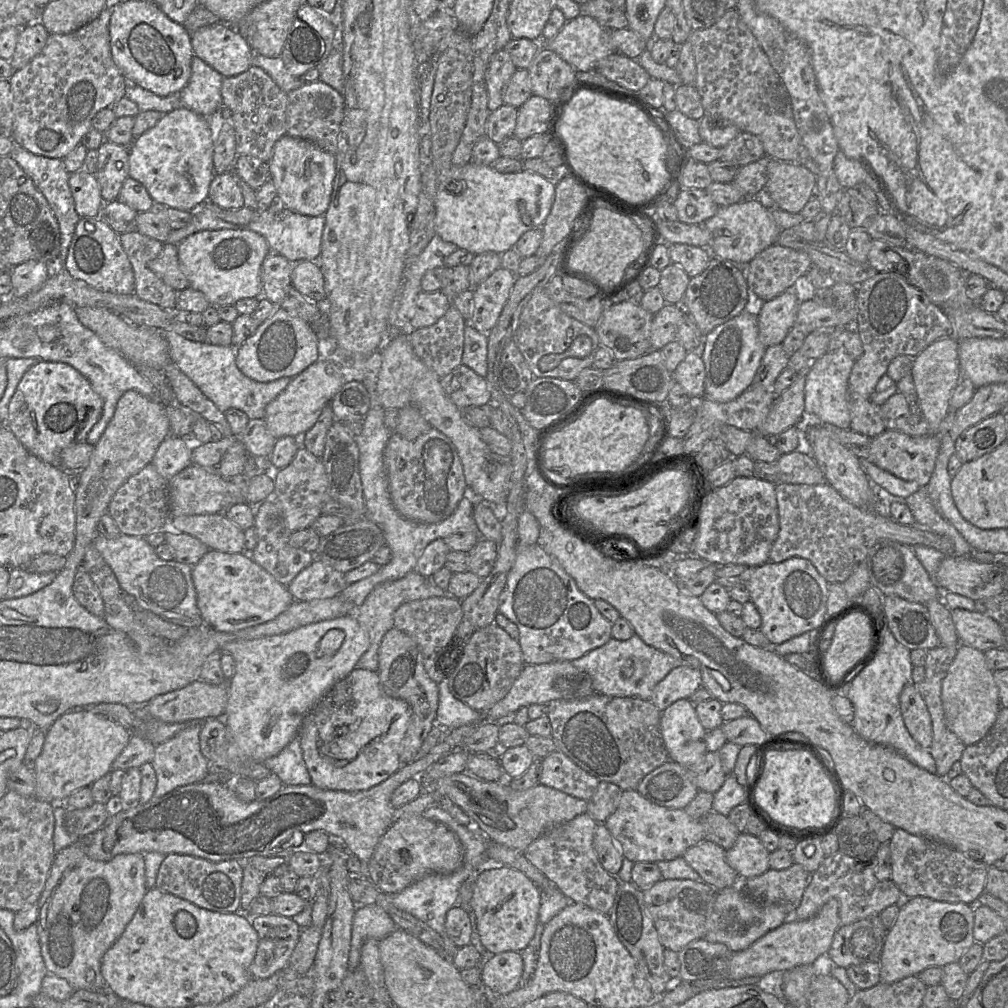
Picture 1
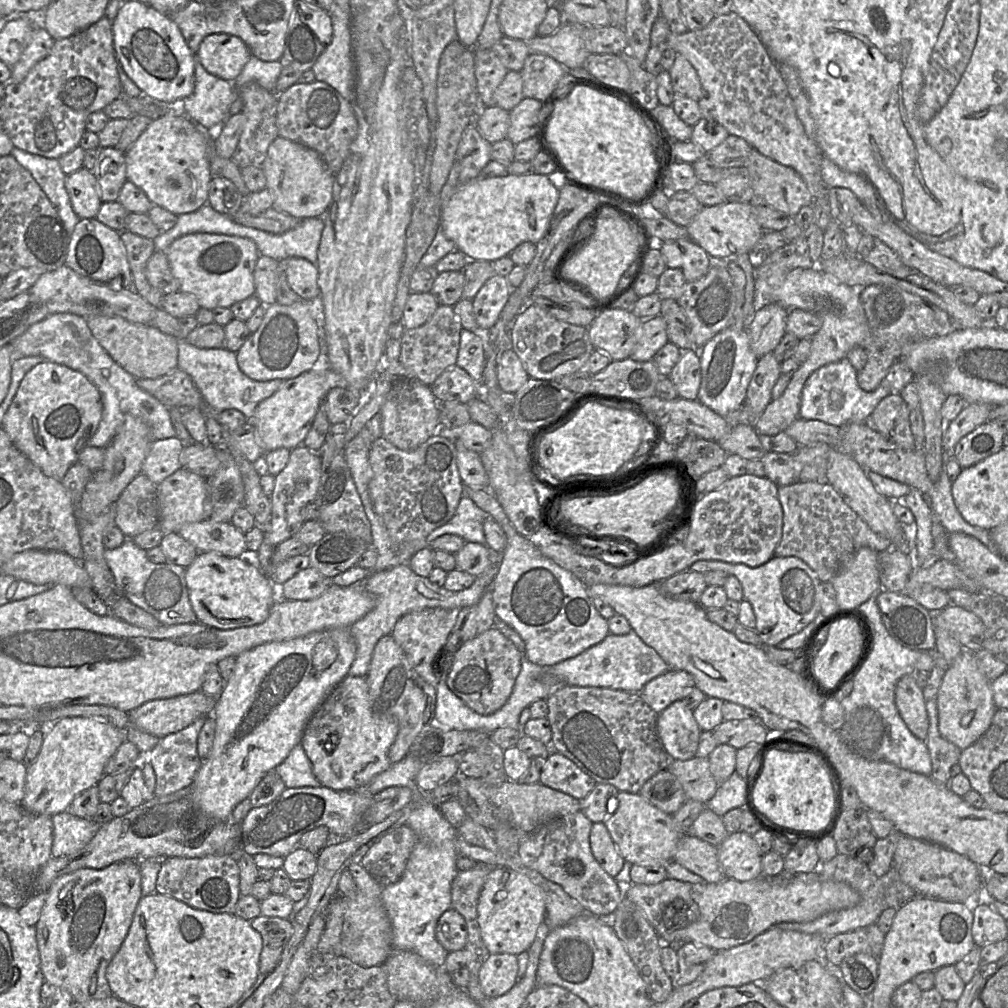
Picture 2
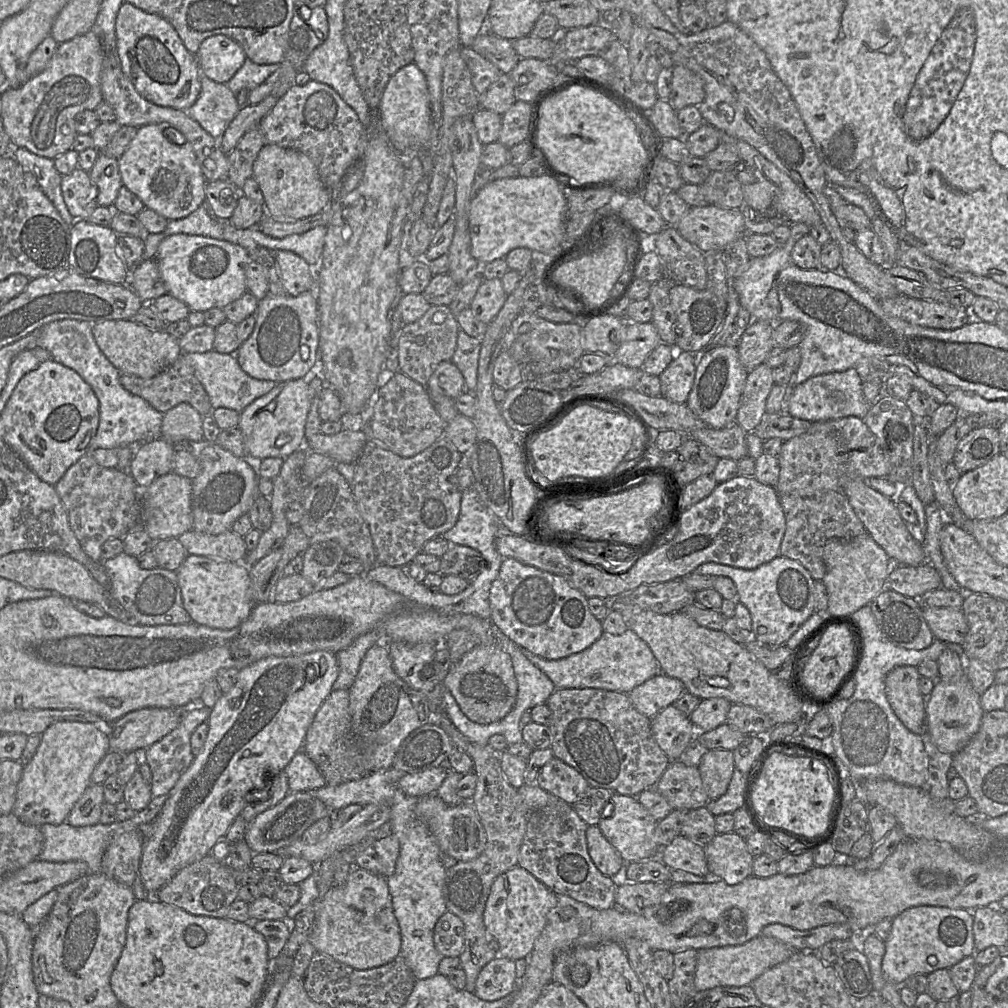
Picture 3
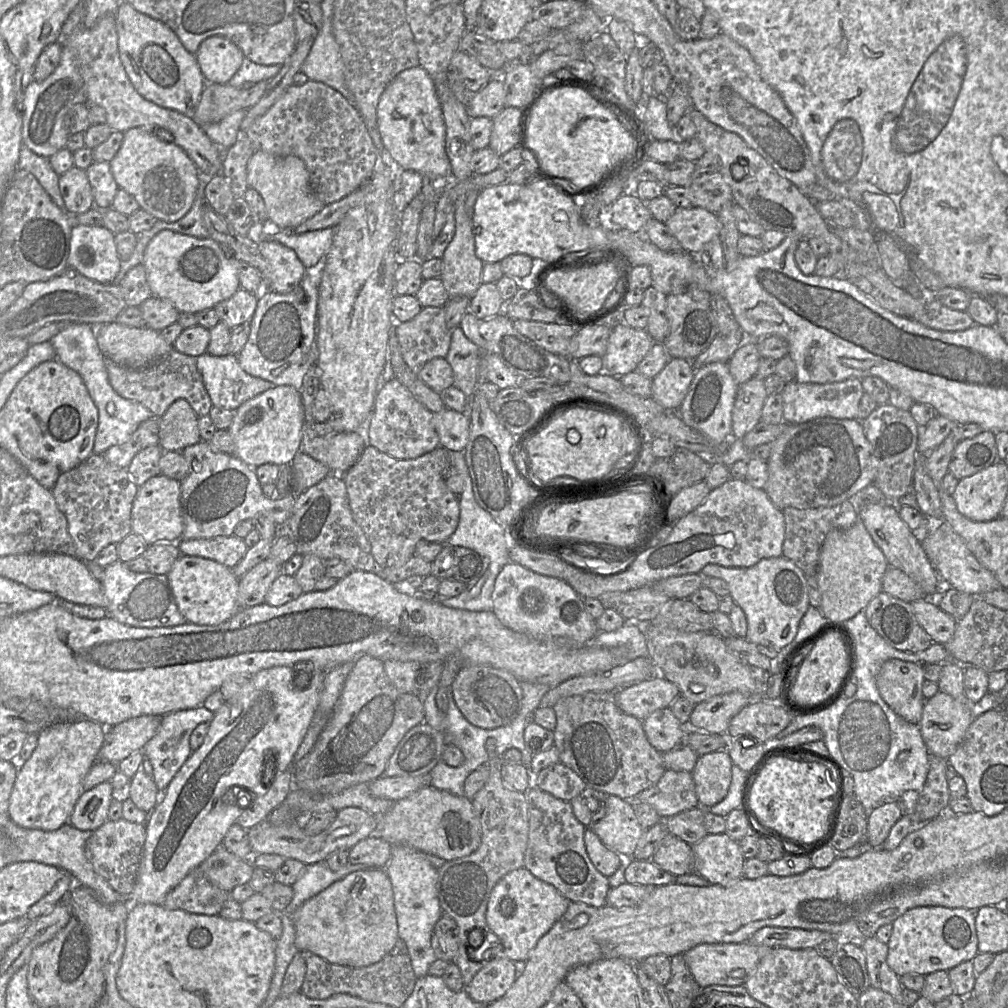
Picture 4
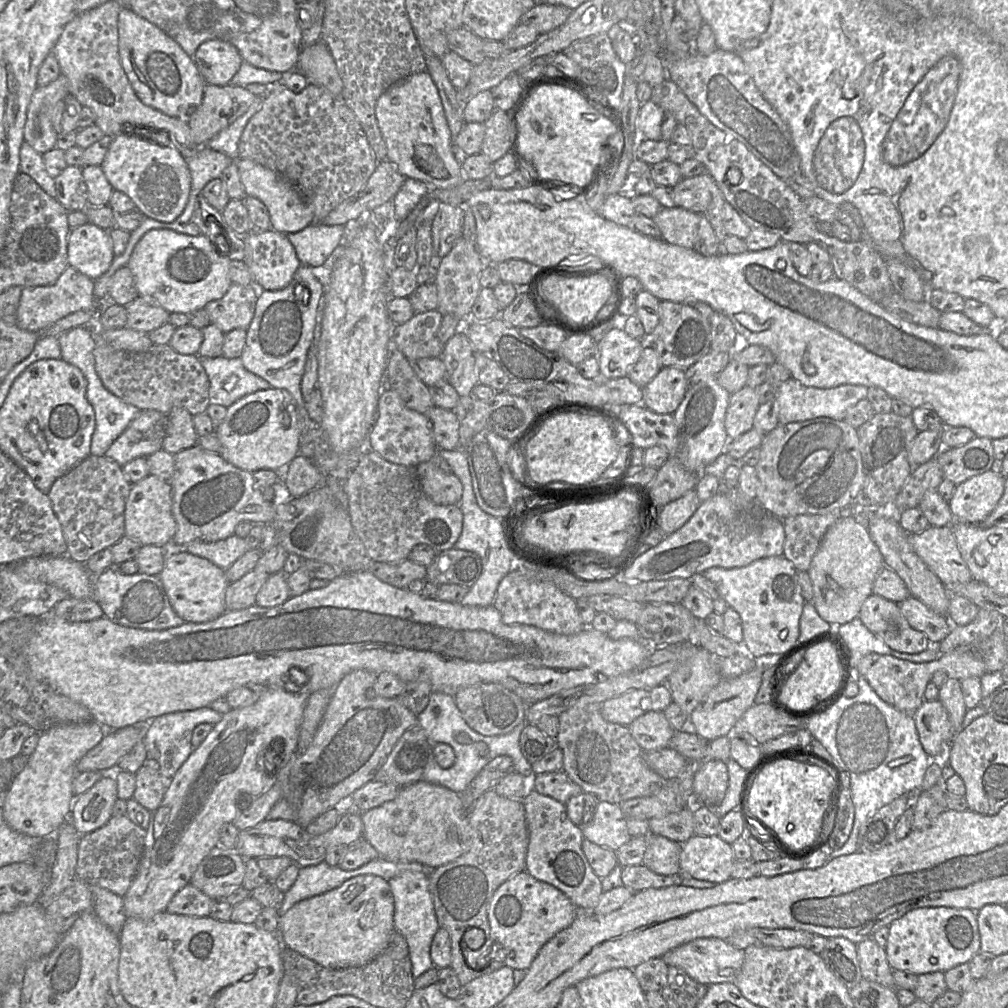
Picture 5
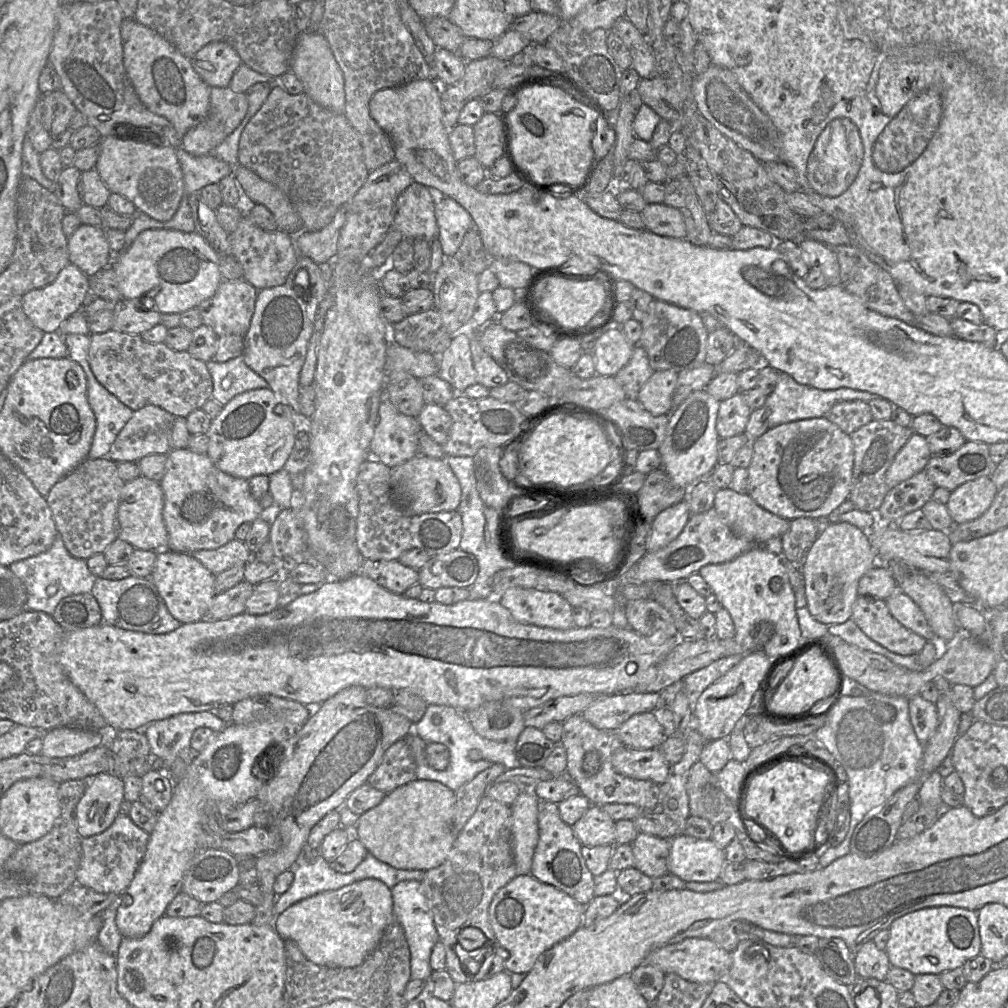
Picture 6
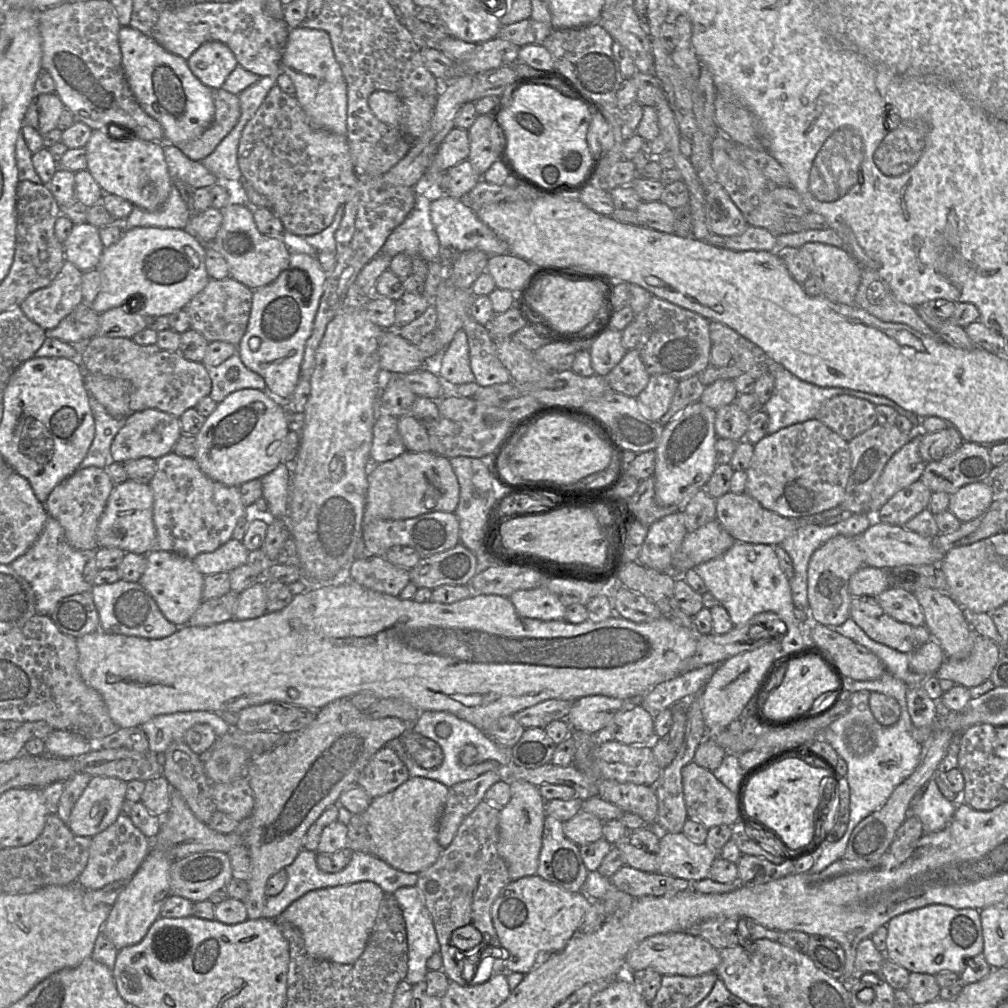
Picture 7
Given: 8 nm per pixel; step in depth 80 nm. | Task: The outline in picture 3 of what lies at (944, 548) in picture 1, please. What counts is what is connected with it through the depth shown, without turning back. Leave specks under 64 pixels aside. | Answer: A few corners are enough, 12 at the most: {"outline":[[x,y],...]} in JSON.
{"outline":[[841,490],[780,495],[779,555],[815,580],[829,540],[867,532]]}

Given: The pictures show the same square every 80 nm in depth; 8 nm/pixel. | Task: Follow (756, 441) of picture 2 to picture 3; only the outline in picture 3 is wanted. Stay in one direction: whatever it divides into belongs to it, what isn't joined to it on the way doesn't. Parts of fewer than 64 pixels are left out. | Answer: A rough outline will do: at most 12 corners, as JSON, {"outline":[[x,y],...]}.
{"outline":[[733,423],[698,428],[690,437],[719,459],[748,456],[747,434]]}

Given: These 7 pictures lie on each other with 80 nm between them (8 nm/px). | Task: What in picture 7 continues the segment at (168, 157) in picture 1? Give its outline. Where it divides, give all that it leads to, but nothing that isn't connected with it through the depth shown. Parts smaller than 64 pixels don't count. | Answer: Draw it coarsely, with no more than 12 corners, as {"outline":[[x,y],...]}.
{"outline":[[93,130],[87,170],[104,193],[159,210],[173,181],[163,143]]}

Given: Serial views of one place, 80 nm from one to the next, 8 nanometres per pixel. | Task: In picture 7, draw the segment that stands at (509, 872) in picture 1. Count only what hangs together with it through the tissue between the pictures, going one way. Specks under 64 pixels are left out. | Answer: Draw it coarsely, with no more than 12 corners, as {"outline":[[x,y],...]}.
{"outline":[[526,876],[491,907],[511,972],[577,933],[591,900]]}

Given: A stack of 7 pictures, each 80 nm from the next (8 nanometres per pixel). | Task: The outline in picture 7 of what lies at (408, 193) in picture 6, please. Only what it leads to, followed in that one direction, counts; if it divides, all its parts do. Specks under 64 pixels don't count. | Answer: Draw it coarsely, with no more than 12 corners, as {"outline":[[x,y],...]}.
{"outline":[[430,203],[413,209],[387,238],[382,253],[440,261]]}

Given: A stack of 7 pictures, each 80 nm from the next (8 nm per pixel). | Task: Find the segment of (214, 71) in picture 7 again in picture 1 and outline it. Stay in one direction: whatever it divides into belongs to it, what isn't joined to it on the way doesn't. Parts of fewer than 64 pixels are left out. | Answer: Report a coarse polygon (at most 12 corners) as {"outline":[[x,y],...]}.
{"outline":[[222,21],[193,32],[195,55],[223,77],[252,66],[254,51]]}

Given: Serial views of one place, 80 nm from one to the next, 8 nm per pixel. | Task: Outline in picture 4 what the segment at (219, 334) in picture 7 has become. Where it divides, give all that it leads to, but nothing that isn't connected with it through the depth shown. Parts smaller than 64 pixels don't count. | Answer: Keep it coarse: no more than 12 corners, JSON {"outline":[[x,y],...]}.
{"outline":[[239,288],[214,306],[230,329],[250,322],[258,296]]}

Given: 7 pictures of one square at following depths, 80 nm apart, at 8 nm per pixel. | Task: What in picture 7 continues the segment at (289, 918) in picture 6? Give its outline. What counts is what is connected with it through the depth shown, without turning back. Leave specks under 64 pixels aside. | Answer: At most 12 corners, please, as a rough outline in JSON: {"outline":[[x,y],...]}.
{"outline":[[369,881],[317,889],[273,920],[313,958],[353,964],[385,892]]}

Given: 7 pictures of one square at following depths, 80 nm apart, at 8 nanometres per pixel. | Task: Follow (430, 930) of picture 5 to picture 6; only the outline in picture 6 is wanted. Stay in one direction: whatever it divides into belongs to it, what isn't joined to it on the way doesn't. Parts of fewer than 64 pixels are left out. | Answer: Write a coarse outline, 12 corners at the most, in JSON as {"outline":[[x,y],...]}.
{"outline":[[422,884],[391,889],[410,949],[411,979],[426,982],[439,935]]}

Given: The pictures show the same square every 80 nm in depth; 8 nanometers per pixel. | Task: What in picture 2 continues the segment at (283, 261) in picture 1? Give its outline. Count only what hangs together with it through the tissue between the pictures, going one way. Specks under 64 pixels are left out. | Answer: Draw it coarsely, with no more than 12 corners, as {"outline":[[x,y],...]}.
{"outline":[[260,255],[254,268],[255,295],[277,302],[280,261]]}

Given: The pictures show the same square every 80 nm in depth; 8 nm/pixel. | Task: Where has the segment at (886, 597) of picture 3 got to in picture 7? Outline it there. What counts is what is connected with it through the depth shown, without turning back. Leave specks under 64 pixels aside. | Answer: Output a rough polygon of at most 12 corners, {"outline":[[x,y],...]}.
{"outline":[[853,597],[850,618],[872,640],[912,653],[925,625],[898,622],[876,597]]}

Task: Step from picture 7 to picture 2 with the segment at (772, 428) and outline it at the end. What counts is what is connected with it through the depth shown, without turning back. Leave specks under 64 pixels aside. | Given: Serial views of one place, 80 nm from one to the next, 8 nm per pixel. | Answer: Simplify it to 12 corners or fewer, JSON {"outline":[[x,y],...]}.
{"outline":[[844,358],[817,369],[799,418],[865,423],[890,386],[863,391]]}

